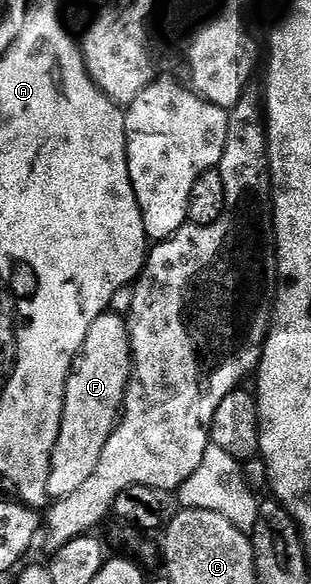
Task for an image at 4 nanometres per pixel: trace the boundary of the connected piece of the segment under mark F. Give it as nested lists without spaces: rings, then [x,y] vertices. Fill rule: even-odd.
[[[112,311],[100,313],[95,323],[91,323],[81,349],[69,368],[69,376],[65,378],[63,419],[59,427],[59,439],[51,455],[47,479],[47,494],[50,498],[60,499],[71,495],[71,491],[87,483],[91,471],[95,471],[95,463],[122,412],[130,372],[129,327],[126,318]]]

